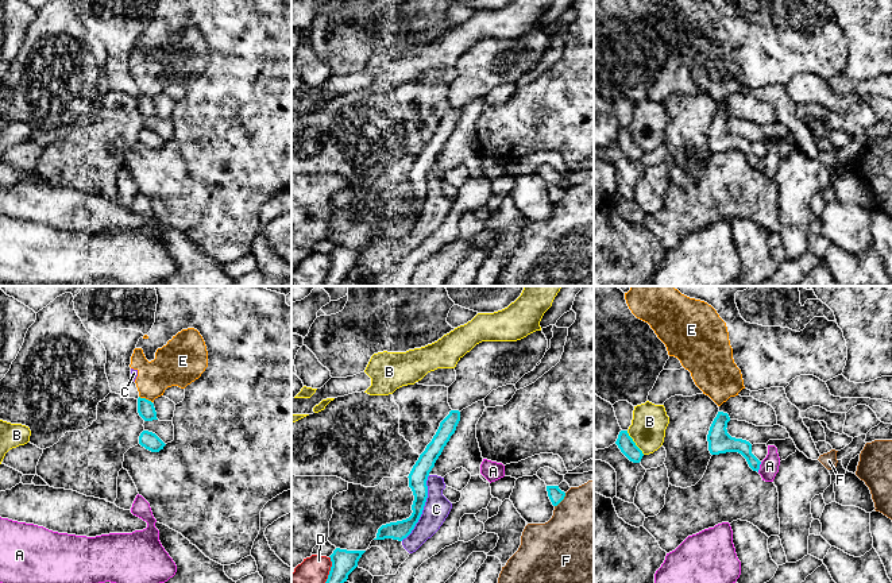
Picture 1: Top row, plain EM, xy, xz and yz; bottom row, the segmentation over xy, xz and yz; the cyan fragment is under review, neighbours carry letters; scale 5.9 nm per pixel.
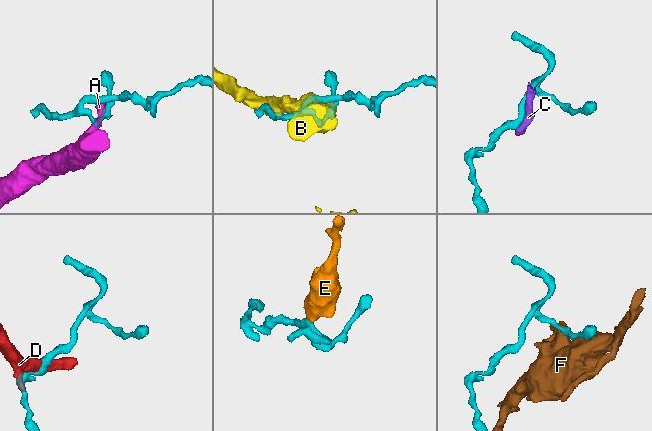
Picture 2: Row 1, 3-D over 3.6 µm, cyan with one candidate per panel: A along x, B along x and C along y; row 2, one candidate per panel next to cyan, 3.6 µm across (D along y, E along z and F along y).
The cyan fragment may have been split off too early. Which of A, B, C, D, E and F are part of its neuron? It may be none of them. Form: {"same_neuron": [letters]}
{"same_neuron": []}

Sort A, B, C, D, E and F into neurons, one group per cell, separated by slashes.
A / B / C E / D / F

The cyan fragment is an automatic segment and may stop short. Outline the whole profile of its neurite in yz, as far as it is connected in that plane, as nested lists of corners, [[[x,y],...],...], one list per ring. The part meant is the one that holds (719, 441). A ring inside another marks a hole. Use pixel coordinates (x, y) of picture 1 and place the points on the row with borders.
[[[718,412],[707,435],[710,453],[738,452],[746,459],[749,467],[758,472],[761,462],[752,453],[752,444],[746,440],[731,437],[726,429],[729,421],[727,413]]]

